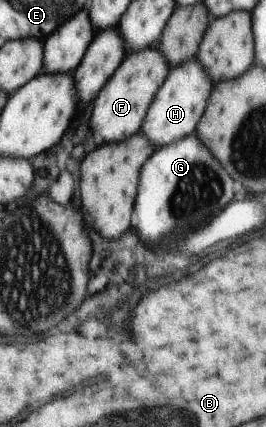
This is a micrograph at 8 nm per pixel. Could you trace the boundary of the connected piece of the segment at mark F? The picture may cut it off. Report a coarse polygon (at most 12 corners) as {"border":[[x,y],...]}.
{"border":[[156,47],[126,53],[94,101],[90,131],[138,133],[170,71]]}

